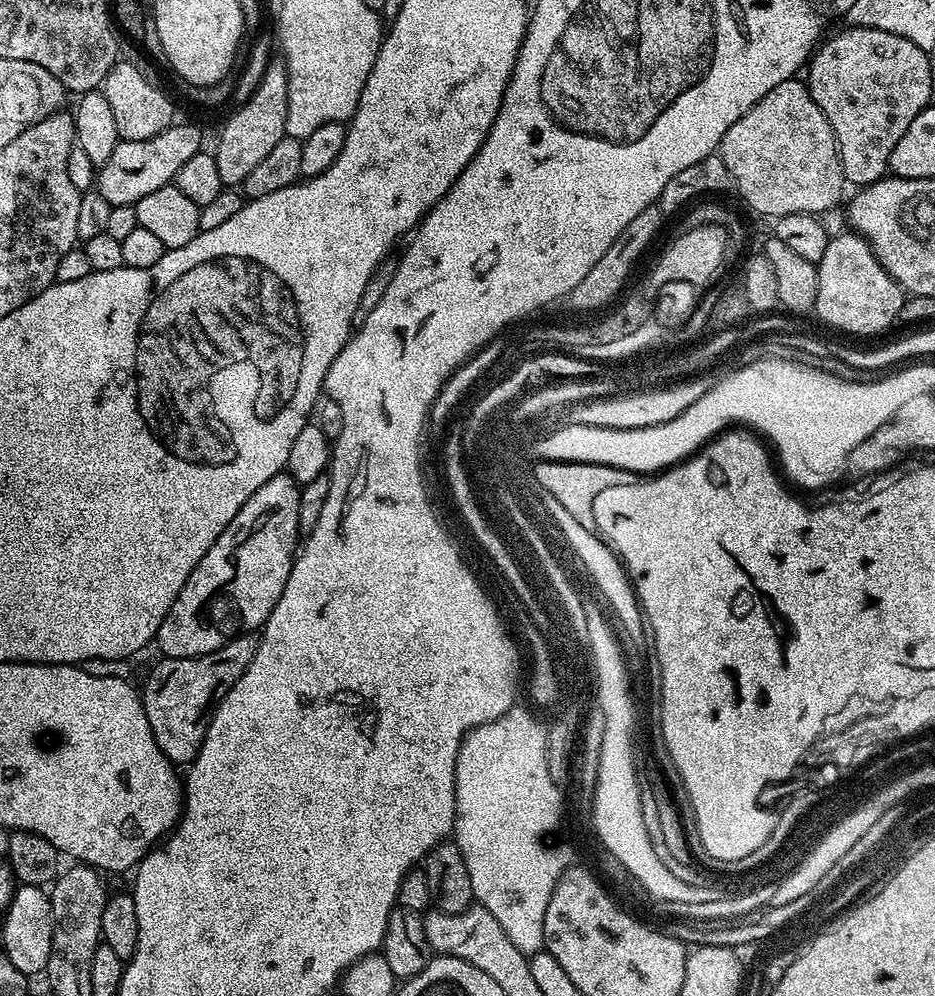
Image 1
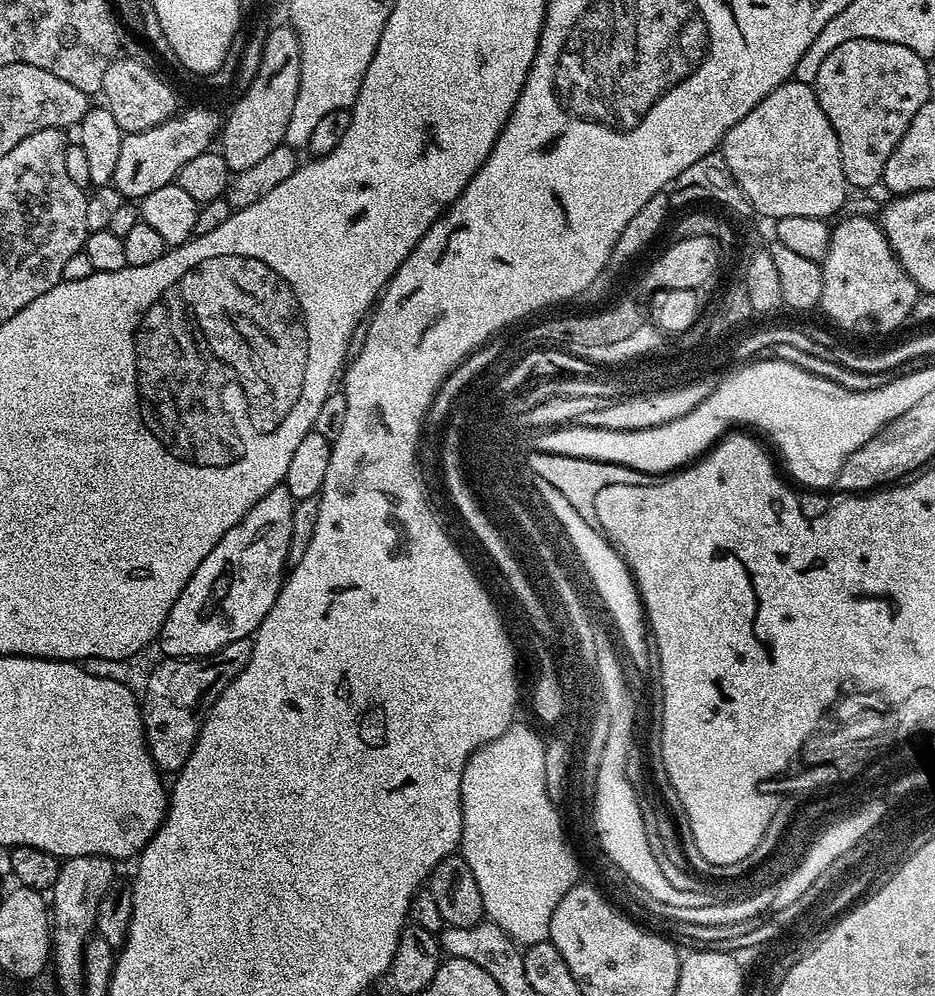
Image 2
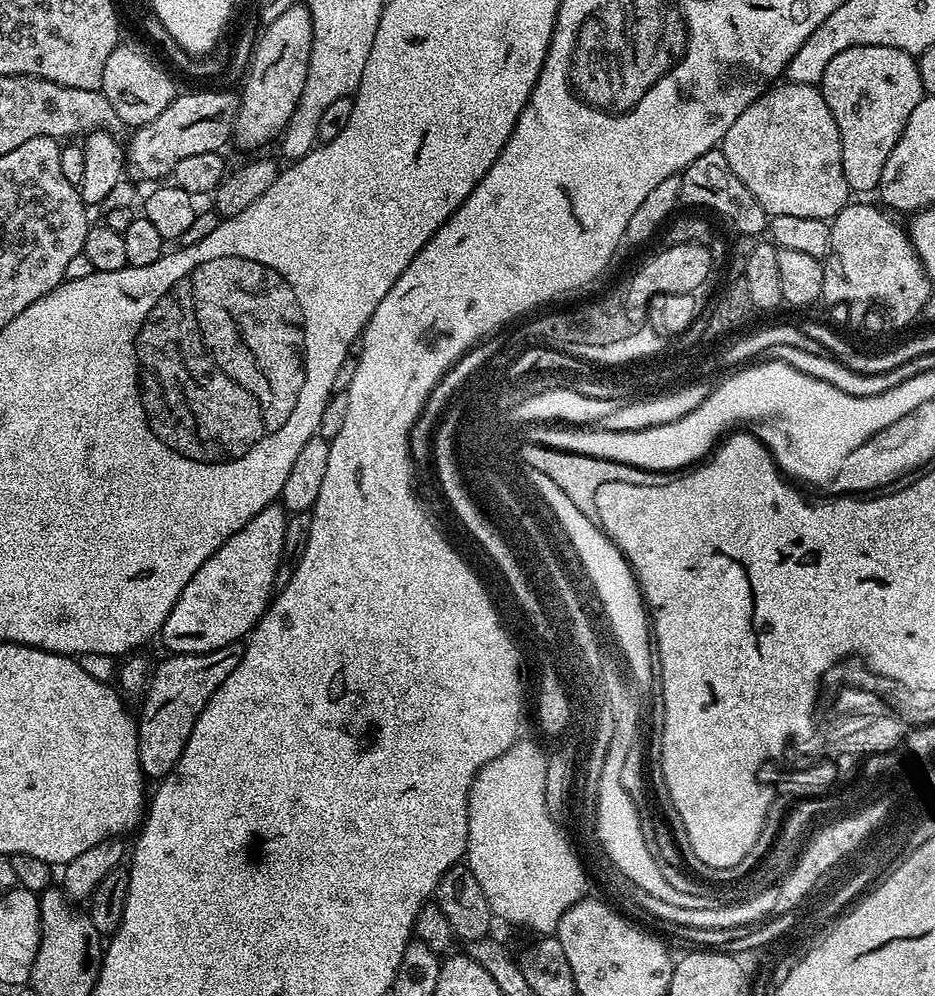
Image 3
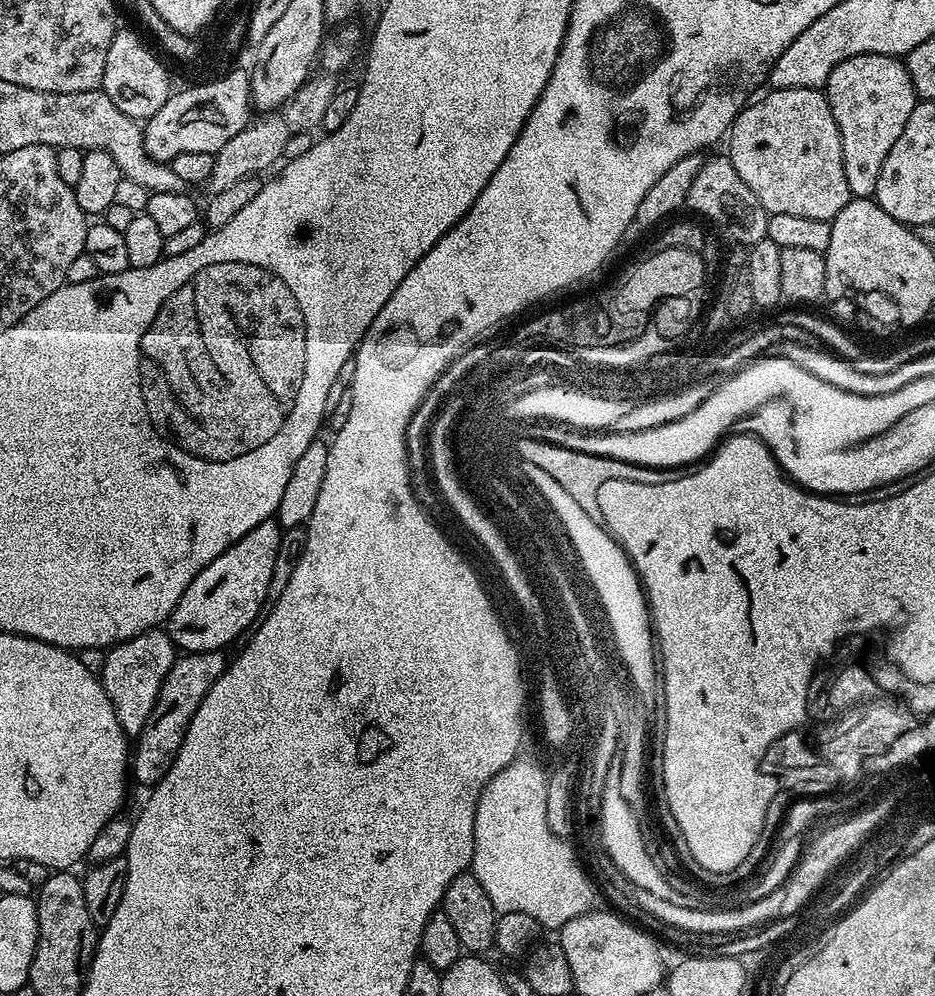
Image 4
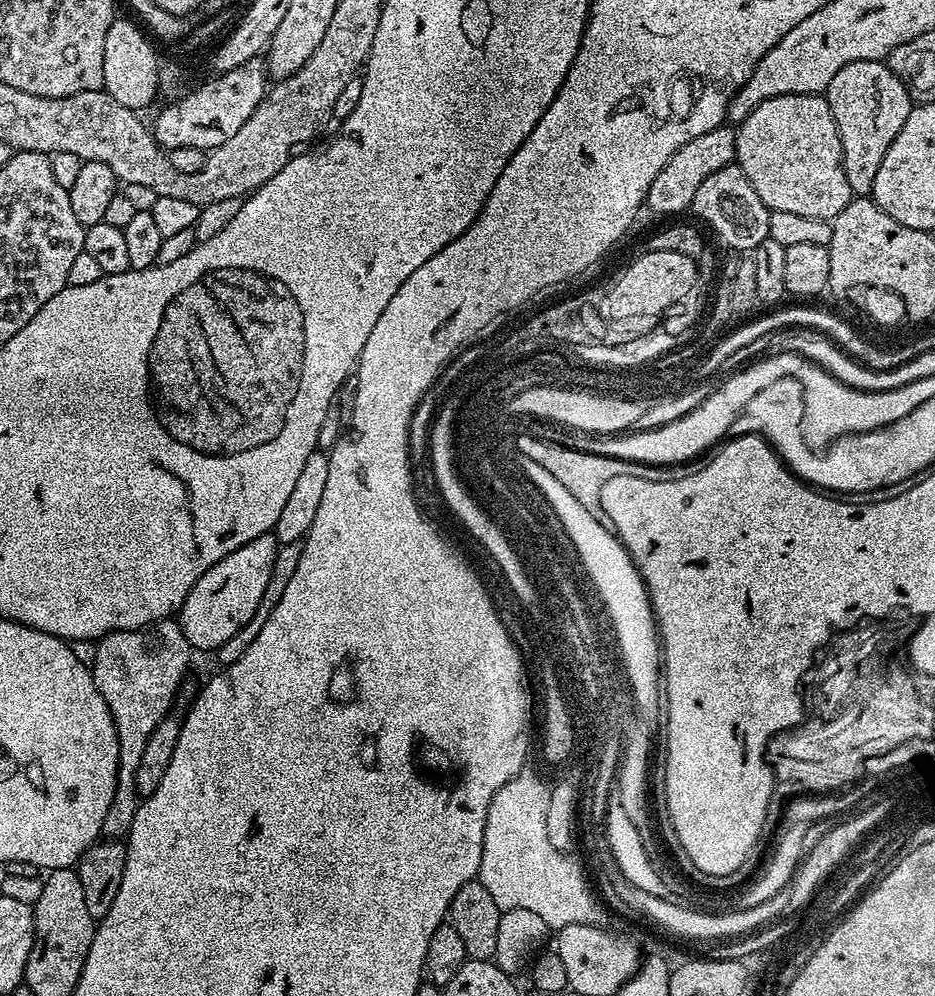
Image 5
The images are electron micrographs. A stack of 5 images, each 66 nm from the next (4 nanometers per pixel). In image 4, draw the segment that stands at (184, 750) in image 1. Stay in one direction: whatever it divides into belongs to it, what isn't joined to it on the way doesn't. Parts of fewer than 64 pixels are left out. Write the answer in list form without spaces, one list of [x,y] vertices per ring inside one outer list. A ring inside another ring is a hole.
[[[223,651],[189,652],[177,655],[176,661],[170,666],[170,674],[166,674],[166,678],[158,690],[154,710],[150,710],[150,718],[146,718],[146,726],[142,726],[139,737],[135,741],[136,748],[134,744],[134,751],[130,756],[131,779],[133,776],[138,783],[145,784],[145,789],[155,788],[158,782],[162,782],[162,778],[166,778],[170,766],[174,766],[174,758],[178,758],[178,750],[182,750],[182,738],[186,738],[186,730],[190,726],[190,718],[194,718],[194,710],[198,710],[198,706],[202,706],[202,698],[206,698],[210,686],[214,686],[214,682],[218,682],[218,678],[224,673],[225,668],[229,667],[229,657],[226,658],[224,655]]]

